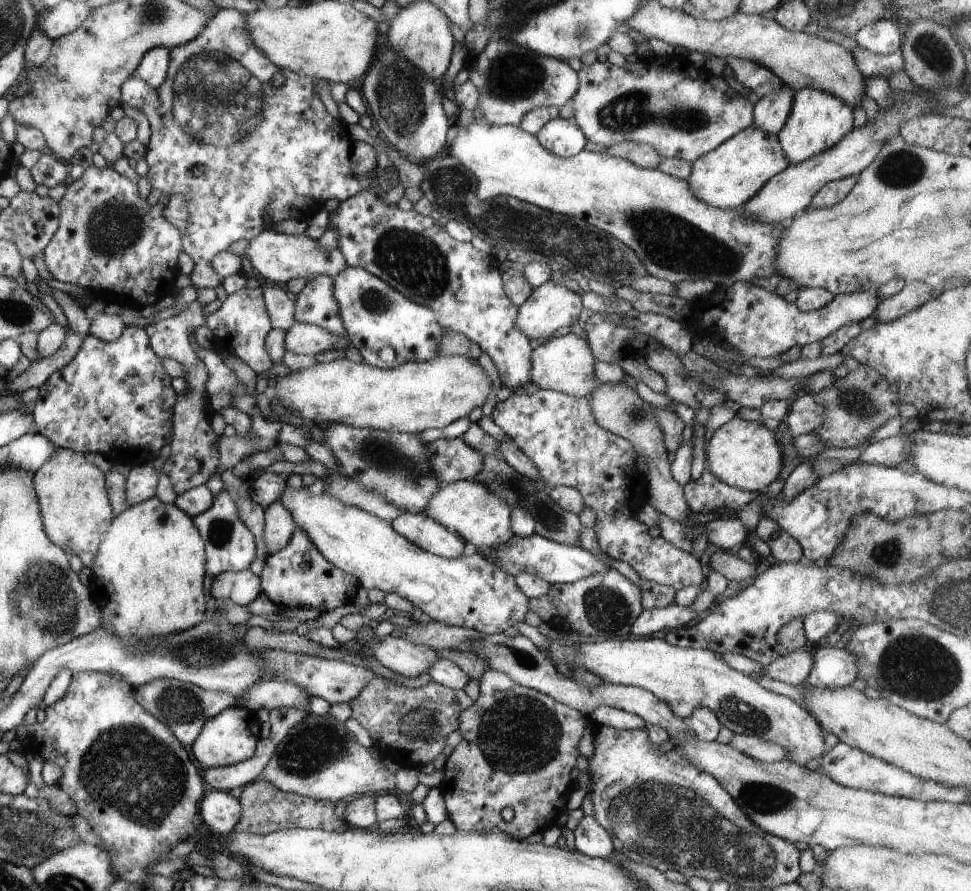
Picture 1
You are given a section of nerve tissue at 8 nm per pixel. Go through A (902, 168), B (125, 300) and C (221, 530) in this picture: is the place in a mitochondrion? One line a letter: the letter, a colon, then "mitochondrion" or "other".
A: mitochondrion
B: other
C: mitochondrion

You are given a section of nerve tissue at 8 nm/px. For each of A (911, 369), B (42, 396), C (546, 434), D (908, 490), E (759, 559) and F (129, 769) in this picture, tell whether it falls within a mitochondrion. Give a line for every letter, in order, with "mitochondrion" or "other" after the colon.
A: other
B: other
C: other
D: other
E: other
F: mitochondrion

